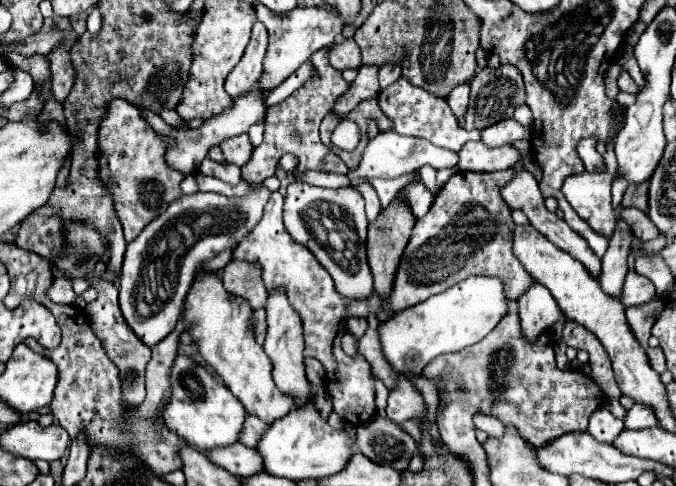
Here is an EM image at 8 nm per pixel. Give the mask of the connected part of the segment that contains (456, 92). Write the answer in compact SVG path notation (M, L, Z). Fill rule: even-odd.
M464 83L455 87L447 98L447 102L458 120L466 114L469 95L470 86L468 83Z

